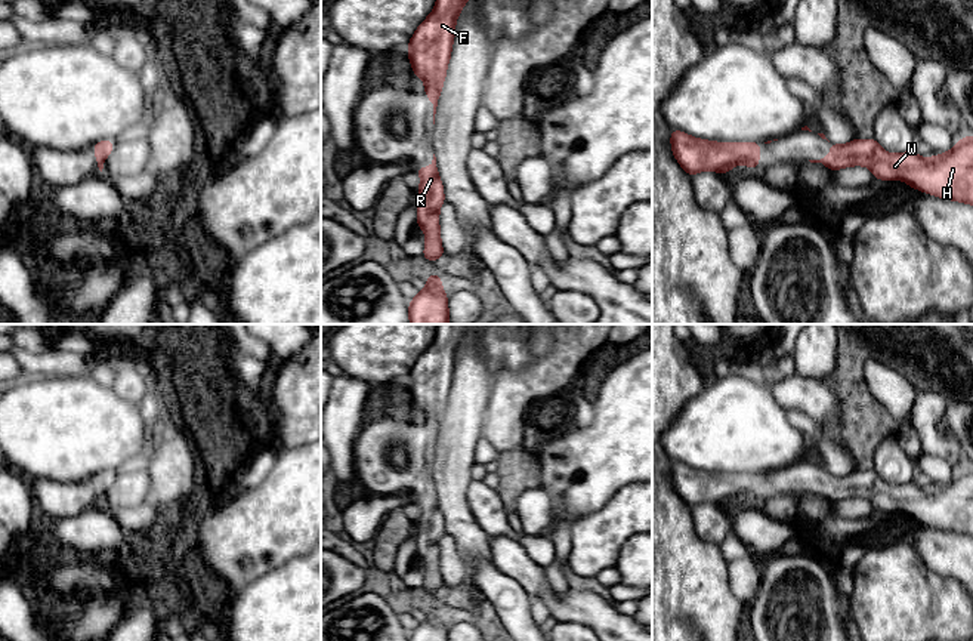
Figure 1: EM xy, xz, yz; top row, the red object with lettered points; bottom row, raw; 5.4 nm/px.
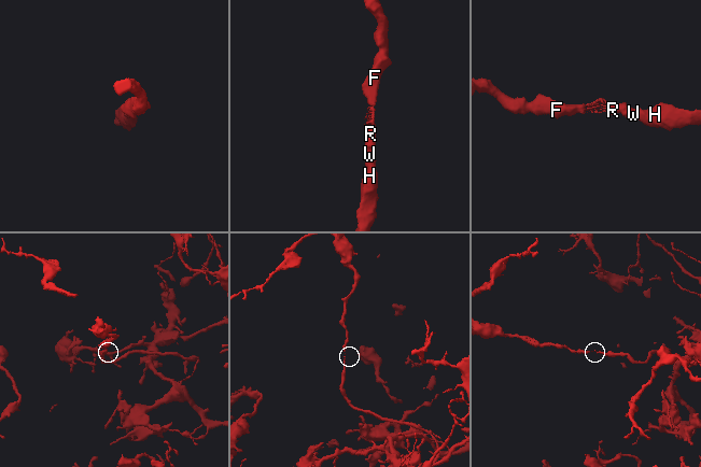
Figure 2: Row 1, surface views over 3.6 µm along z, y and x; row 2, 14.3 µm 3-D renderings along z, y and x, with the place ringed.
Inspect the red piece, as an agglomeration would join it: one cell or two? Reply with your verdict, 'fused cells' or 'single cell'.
single cell

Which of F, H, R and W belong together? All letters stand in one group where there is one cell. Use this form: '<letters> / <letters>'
F H R W

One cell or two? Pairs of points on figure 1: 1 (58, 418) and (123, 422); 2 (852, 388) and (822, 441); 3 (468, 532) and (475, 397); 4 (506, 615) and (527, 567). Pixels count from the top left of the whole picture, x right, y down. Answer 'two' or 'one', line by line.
1: one
2: two
3: one
4: two

